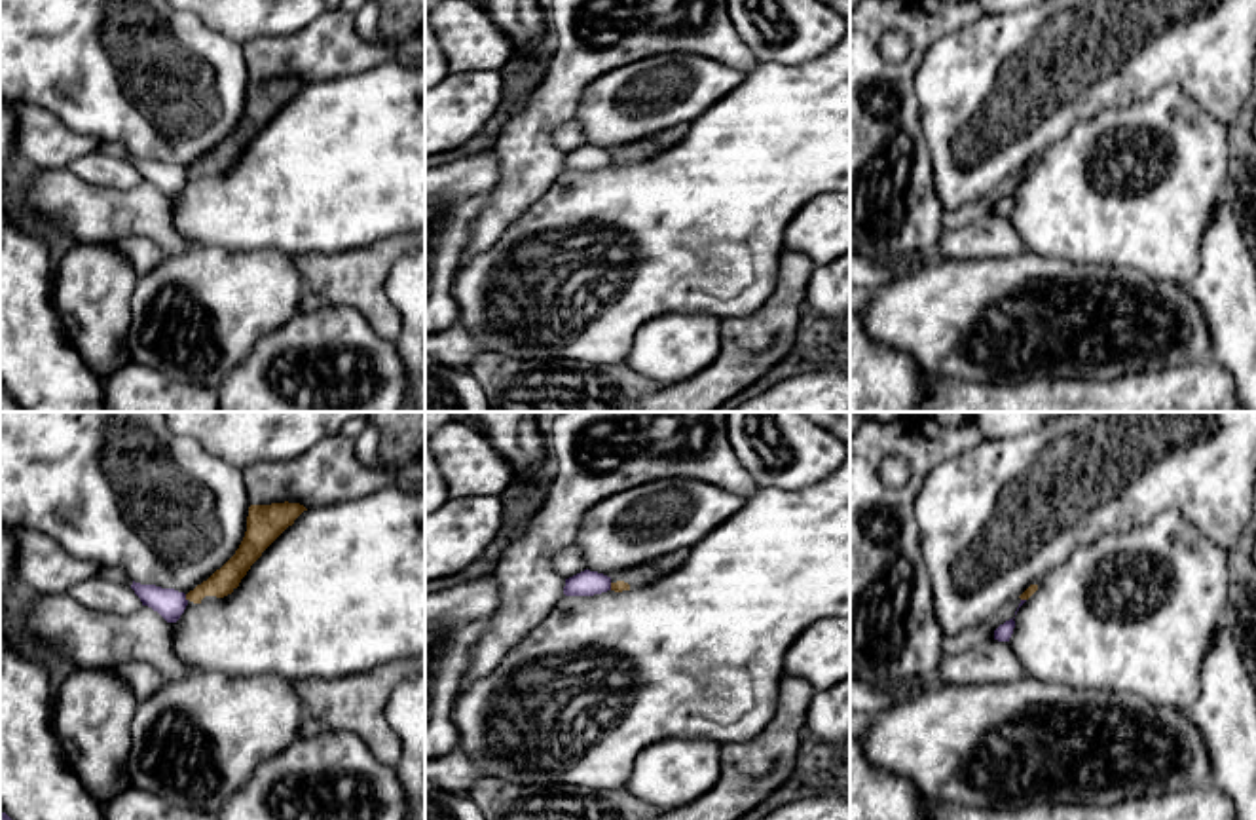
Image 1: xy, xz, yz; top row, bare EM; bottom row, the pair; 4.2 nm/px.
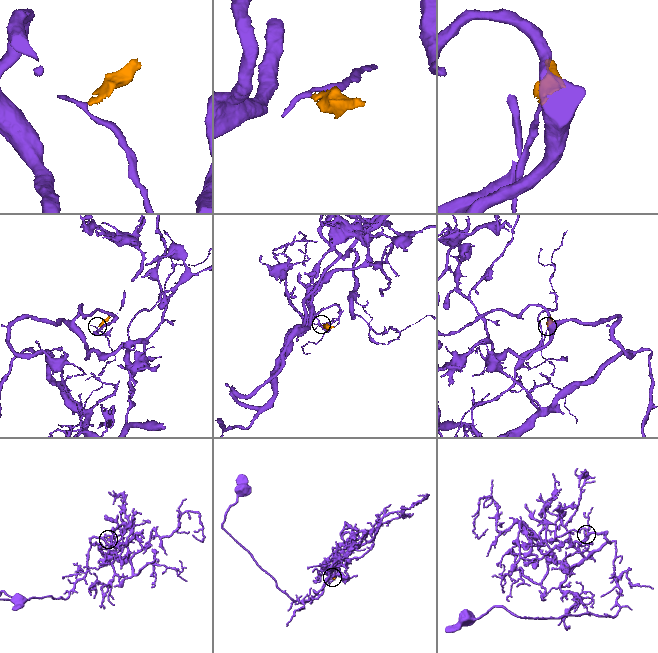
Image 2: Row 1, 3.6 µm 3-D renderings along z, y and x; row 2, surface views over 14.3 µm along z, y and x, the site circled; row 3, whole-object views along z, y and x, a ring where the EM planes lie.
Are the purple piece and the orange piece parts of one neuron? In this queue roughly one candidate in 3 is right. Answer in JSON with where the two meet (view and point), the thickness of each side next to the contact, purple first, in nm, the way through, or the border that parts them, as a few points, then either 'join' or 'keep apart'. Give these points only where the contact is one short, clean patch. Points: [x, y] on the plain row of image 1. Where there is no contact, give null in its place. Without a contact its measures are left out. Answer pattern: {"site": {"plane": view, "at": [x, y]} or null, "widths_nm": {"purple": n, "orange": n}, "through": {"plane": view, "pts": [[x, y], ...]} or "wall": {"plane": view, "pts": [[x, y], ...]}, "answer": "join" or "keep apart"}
{"site": {"plane": "xy", "at": [184, 173]}, "widths_nm": {"purple": 120, "orange": 110}, "wall": {"plane": "xy", "pts": [[184, 169], [186, 175]]}, "answer": "keep apart"}

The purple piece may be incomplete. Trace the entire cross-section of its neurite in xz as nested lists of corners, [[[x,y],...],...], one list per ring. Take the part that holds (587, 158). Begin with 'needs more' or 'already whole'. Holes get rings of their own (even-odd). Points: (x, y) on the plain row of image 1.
already whole; [[[584,144],[569,154],[565,154],[565,171],[594,171],[611,165],[611,152]]]

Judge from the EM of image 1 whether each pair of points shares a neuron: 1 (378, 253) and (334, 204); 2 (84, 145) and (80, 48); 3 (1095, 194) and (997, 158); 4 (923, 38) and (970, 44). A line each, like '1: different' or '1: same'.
1: different
2: different
3: different
4: different

